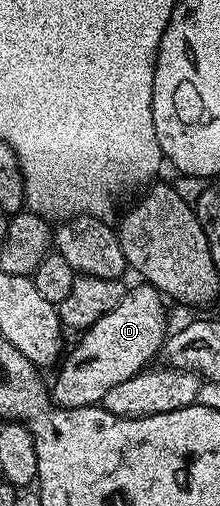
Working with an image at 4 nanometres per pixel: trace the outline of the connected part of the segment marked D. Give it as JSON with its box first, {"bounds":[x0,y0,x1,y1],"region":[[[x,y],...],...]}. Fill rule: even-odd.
{"bounds":[50,285,170,410],"region":[[[139,285],[133,290],[132,287],[125,289],[122,304],[83,331],[79,335],[80,343],[72,351],[69,349],[59,363],[55,371],[56,383],[50,386],[50,398],[61,410],[103,403],[110,388],[122,384],[122,380],[130,380],[130,376],[140,373],[153,361],[151,358],[155,354],[157,357],[163,351],[164,340],[170,333],[168,314],[164,311],[165,299],[155,286]]]}

